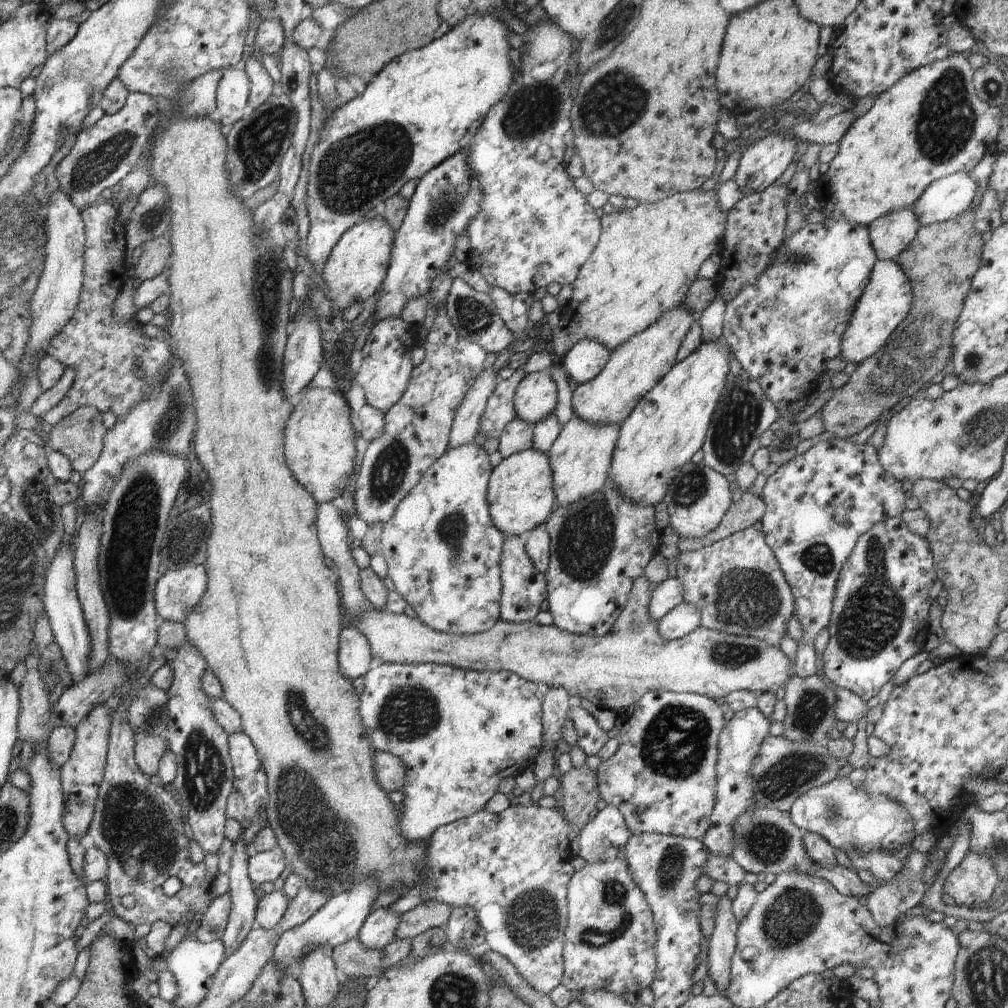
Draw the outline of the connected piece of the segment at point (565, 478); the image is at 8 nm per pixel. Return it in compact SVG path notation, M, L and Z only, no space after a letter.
M573 416L560 431L557 441L547 452L553 472L553 512L578 503L581 498L593 495L604 486L605 480L608 479L619 428L620 425L593 425Z

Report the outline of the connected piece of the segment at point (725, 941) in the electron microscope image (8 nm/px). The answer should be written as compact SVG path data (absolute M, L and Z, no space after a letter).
M726 895L718 898L715 929L708 944L708 976L714 982L719 995L724 995L729 987L731 958L737 945L738 920L732 912L731 902Z

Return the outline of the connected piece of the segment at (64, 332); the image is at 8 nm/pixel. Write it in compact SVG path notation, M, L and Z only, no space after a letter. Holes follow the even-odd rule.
M96 202L81 211L81 217L85 226L84 249L84 280L80 300L76 312L66 323L66 326L50 341L45 352L59 360L63 365L70 366L75 372L74 382L66 396L46 414L41 416L42 421L57 425L63 418L72 414L80 407L94 407L101 413L114 412L116 416L128 412L139 400L147 397L158 381L163 381L165 370L171 359L171 348L164 340L157 337L147 337L142 331L142 324L135 324L133 320L118 323L112 317L114 300L120 292L121 286L130 278L128 267L125 265L125 253L127 244L124 237L124 222L119 215L119 209L113 202ZM140 363L145 373L144 378L136 376L135 367Z

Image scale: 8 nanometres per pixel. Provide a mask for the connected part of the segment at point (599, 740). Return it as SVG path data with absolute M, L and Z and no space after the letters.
M581 705L570 707L567 718L575 725L578 734L577 746L582 748L587 756L597 754L608 740L607 732L600 728L596 719Z

